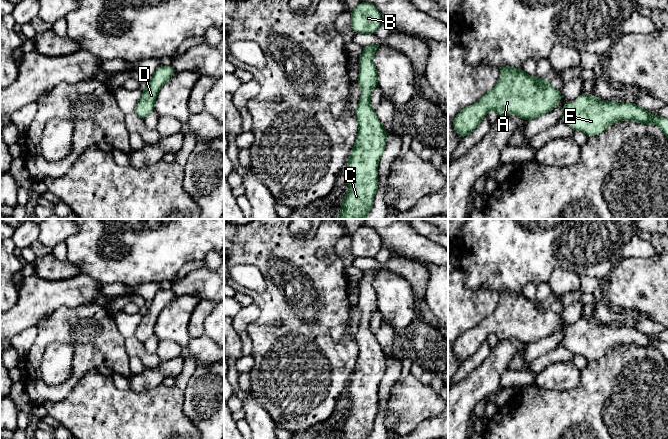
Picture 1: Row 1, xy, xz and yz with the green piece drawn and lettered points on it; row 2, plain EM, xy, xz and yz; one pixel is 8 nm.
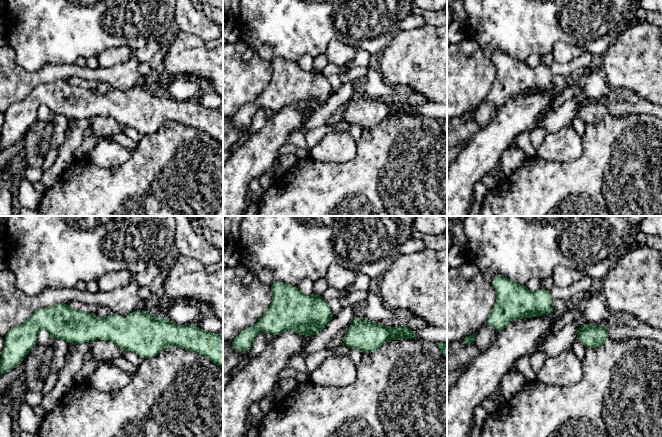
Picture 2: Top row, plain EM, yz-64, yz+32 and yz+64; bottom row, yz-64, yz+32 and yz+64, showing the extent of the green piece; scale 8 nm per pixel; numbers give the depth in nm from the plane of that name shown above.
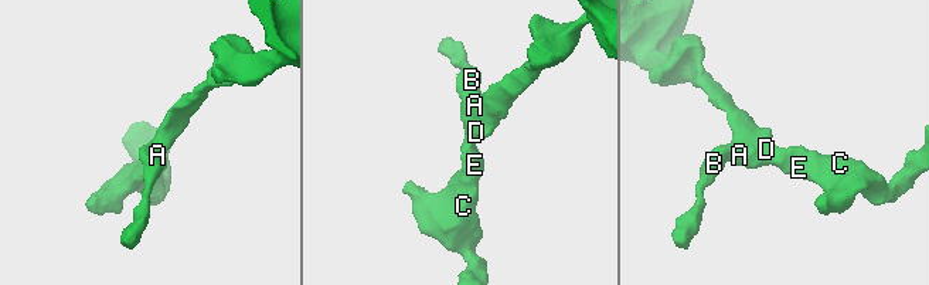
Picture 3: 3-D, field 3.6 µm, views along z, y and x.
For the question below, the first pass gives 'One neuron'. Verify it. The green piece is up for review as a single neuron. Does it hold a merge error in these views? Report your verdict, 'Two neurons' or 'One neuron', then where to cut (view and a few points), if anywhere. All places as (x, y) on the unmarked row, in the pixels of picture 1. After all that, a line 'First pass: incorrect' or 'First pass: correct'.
One neuron. No split
First pass: correct

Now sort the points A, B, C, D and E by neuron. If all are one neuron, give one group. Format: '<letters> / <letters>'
A B C D E

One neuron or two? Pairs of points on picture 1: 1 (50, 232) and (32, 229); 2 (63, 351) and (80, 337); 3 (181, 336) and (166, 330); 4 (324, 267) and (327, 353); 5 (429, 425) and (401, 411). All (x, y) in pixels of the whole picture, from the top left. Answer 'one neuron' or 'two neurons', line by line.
1: two neurons
2: two neurons
3: one neuron
4: one neuron
5: two neurons

